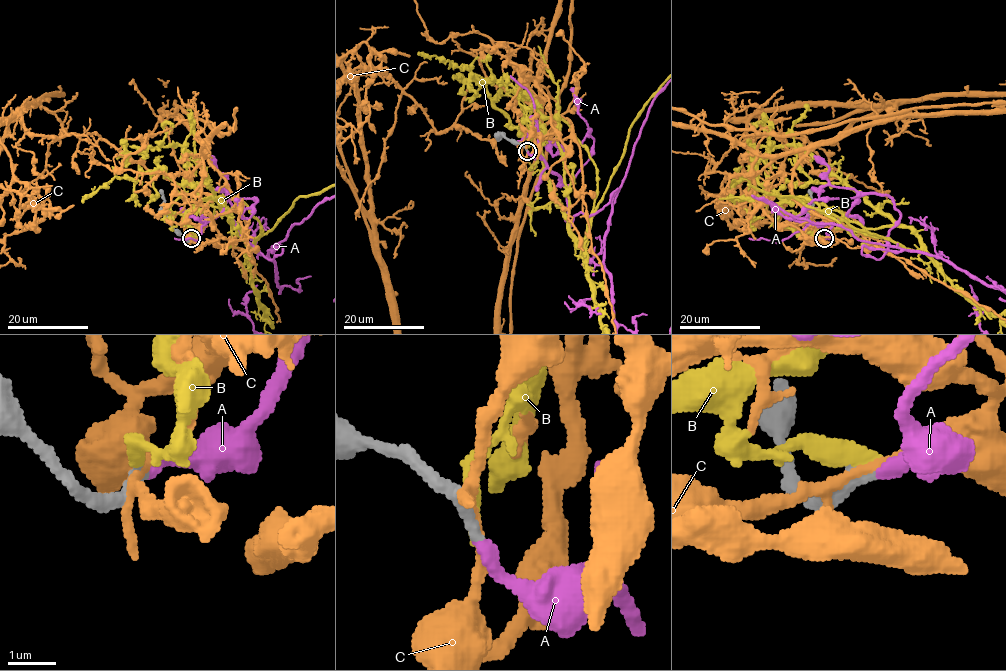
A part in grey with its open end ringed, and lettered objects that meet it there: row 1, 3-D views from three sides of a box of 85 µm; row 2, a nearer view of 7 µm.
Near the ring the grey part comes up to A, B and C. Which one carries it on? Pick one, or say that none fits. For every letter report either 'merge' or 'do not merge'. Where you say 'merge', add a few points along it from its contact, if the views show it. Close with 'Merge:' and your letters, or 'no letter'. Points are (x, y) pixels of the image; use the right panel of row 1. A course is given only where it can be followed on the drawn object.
A: merge
B: do not merge
C: do not merge
Merge: A

